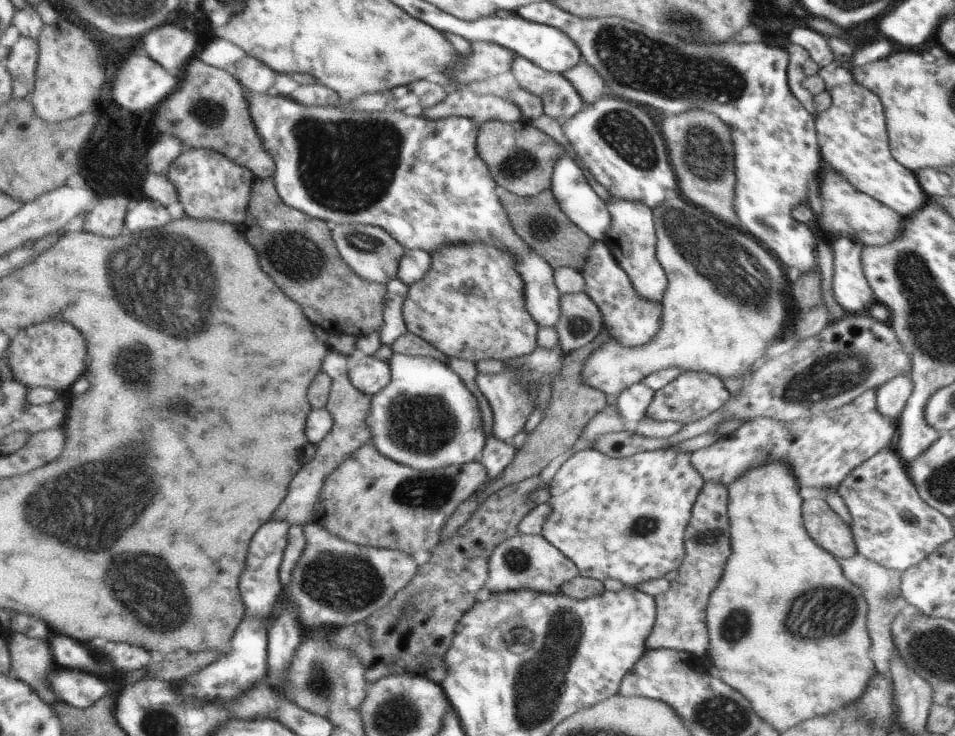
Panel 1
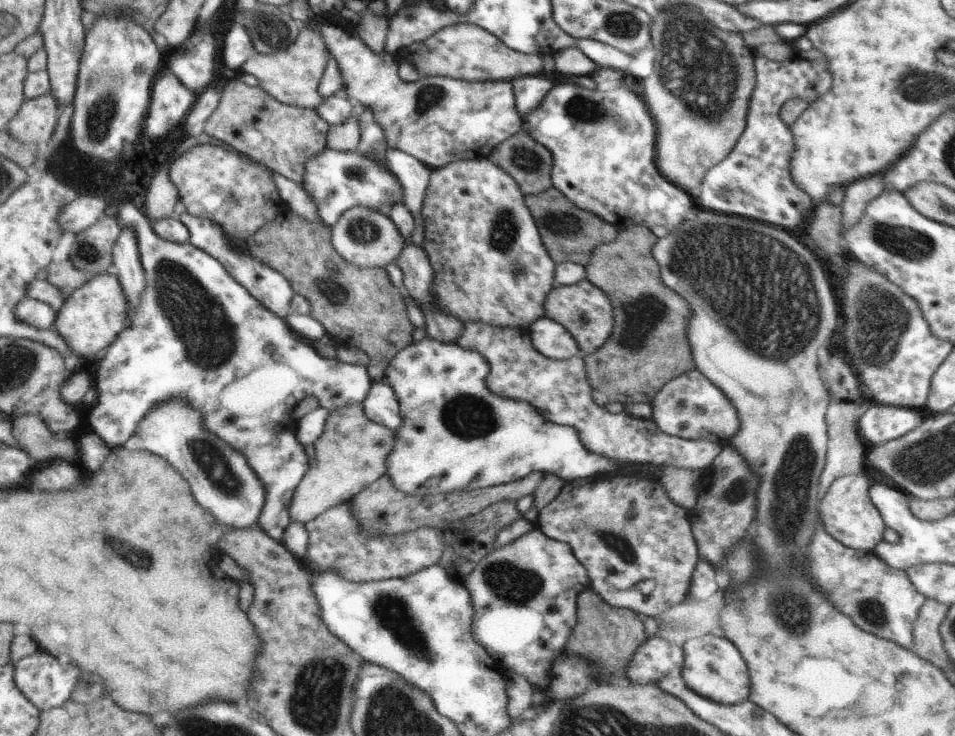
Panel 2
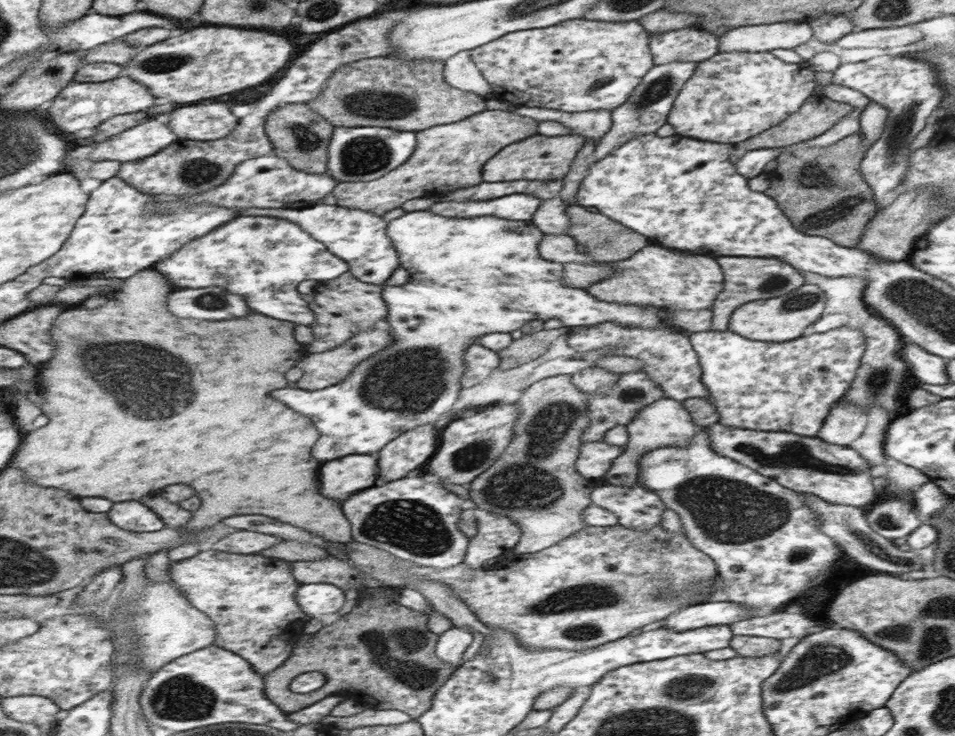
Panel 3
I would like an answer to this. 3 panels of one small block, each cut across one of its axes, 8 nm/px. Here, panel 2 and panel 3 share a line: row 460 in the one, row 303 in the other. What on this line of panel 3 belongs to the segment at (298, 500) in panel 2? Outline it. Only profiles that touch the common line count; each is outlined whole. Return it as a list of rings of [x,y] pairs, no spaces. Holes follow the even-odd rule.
[[[350,272],[332,281],[322,282],[318,286],[316,300],[311,303],[317,321],[312,328],[315,339],[307,345],[309,353],[324,353],[338,348],[361,330],[385,323],[389,310],[382,289],[382,285],[360,282]]]

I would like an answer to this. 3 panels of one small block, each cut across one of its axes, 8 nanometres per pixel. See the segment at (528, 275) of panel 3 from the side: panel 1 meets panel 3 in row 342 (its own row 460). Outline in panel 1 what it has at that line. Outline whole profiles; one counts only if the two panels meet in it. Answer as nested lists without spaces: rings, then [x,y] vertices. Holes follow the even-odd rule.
[[[392,353],[387,362],[391,370],[391,382],[371,397],[367,414],[367,425],[371,432],[371,442],[382,456],[406,465],[414,470],[428,471],[449,466],[462,467],[466,463],[479,461],[486,432],[480,414],[478,398],[464,386],[464,382],[454,374],[448,364],[432,357],[410,356]]]

